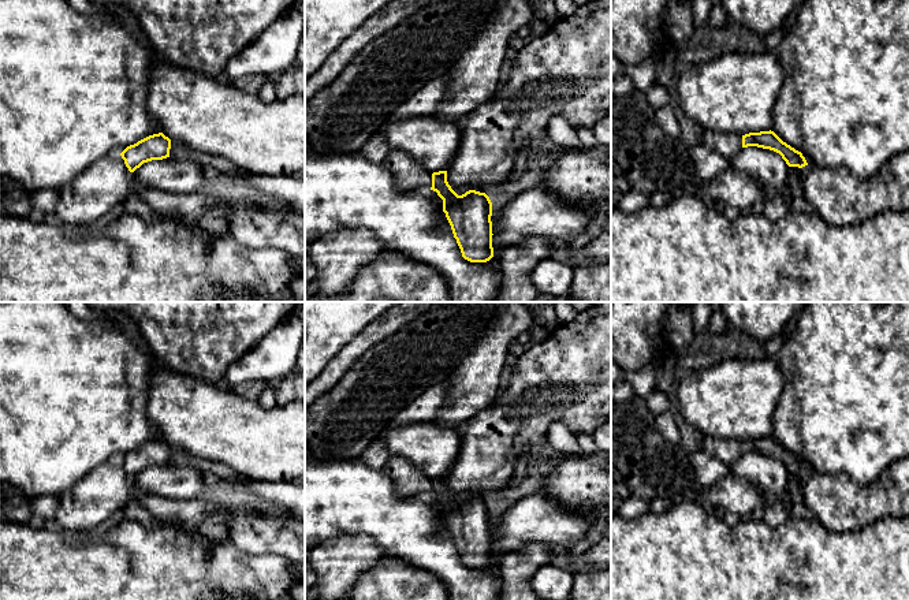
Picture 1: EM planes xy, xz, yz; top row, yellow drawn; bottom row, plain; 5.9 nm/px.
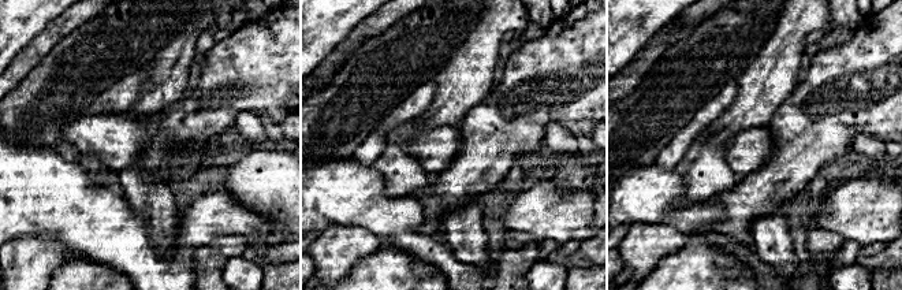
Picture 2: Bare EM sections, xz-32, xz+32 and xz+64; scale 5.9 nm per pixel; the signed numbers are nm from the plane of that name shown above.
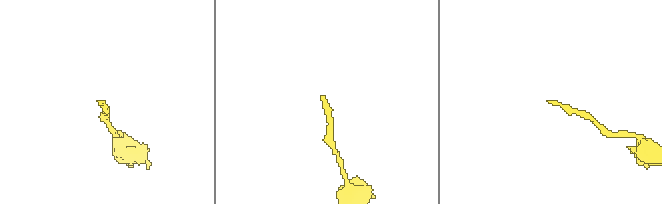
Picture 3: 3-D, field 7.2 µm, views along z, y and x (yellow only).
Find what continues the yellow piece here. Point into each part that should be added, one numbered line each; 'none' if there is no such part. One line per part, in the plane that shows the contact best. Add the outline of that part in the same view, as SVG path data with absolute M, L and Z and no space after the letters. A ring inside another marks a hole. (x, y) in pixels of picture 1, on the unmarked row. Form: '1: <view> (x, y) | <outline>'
1: yz (726, 450) | M704 436L701 451L731 466L742 455L742 441Z

